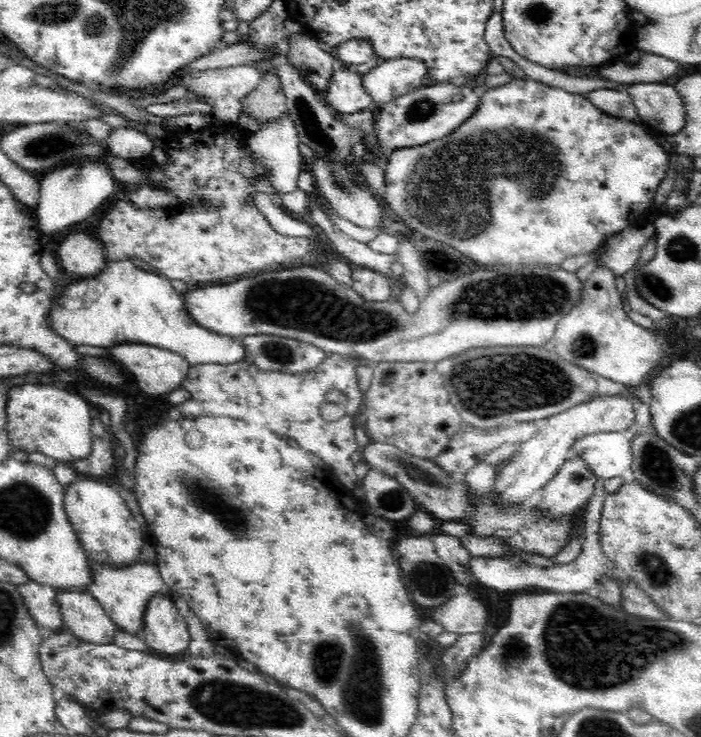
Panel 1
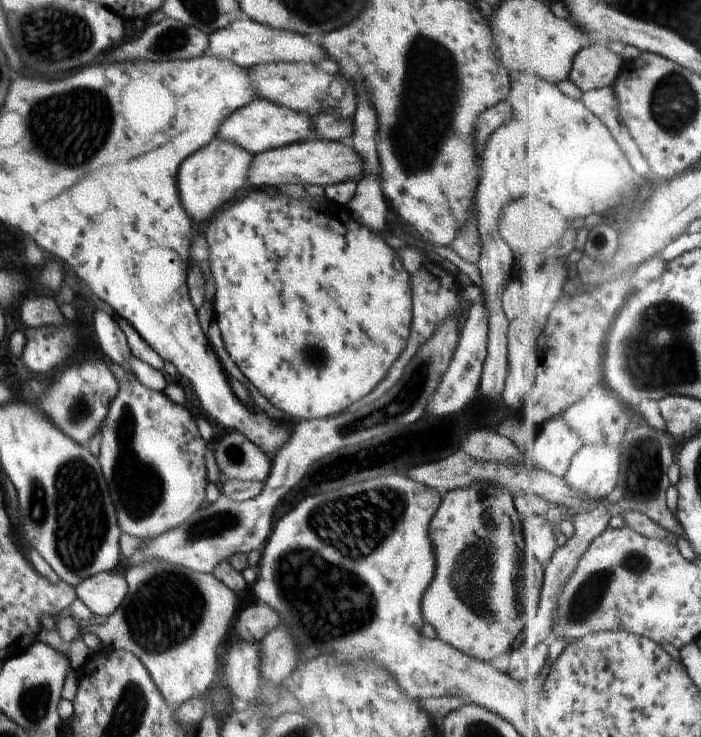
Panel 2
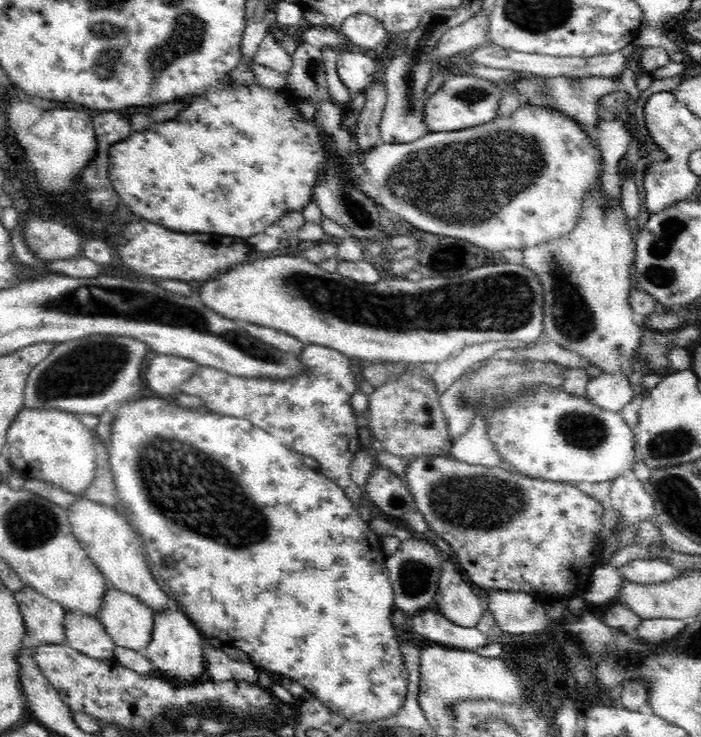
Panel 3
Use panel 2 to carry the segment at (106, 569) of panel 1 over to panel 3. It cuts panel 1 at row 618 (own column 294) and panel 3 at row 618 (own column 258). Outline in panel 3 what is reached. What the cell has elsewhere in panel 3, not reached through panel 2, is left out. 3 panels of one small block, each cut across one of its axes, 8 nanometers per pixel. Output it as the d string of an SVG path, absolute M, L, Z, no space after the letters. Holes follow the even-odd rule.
M109 586L96 617L117 646L142 653L152 641L154 613L138 597Z

